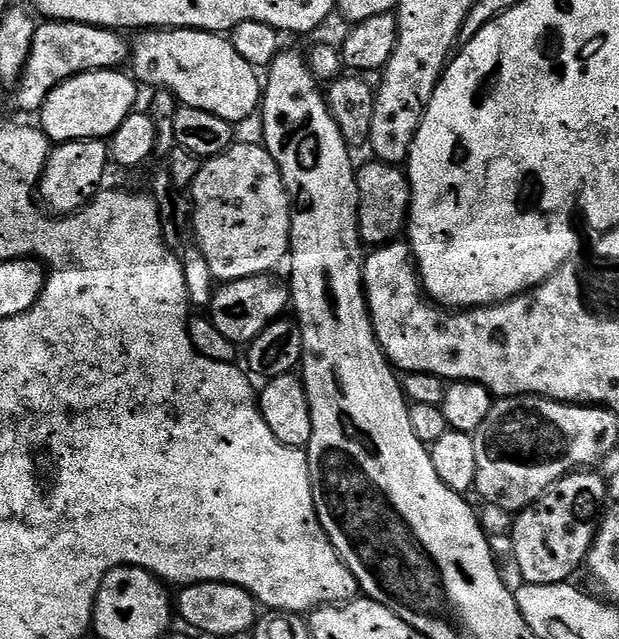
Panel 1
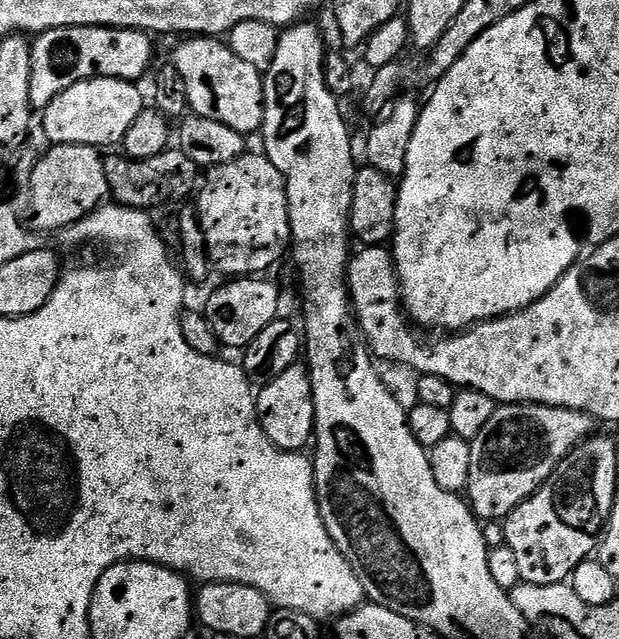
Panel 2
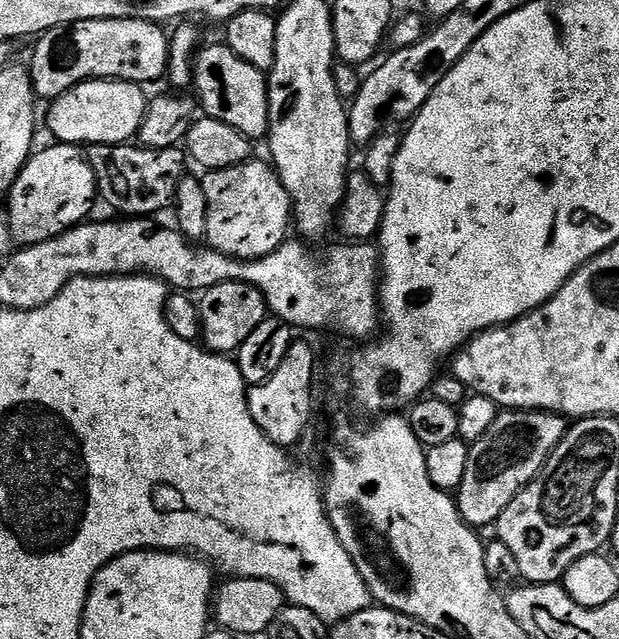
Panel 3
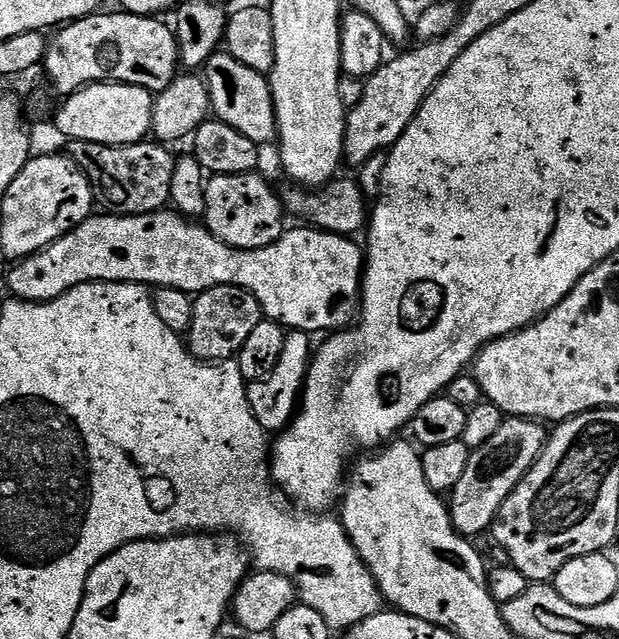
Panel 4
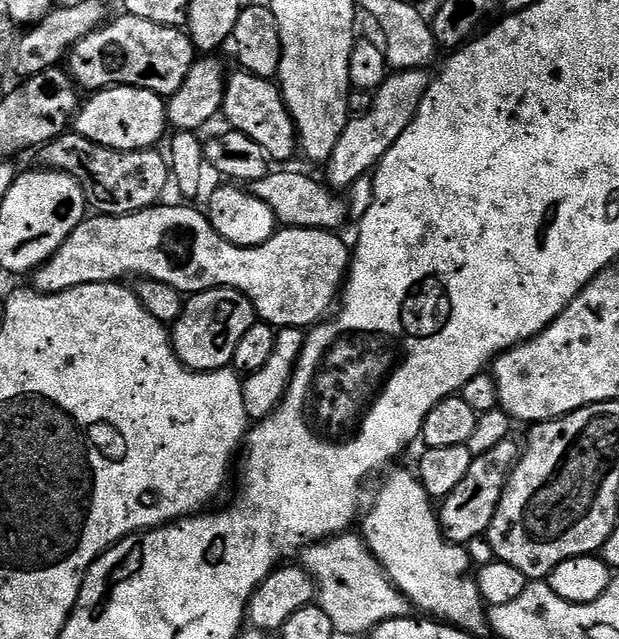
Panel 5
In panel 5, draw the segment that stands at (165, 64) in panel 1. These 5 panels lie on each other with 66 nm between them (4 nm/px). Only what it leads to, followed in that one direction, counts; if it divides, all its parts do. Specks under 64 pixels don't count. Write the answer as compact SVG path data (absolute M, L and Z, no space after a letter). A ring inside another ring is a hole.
M236 70L227 77L224 86L223 119L228 119L233 129L258 142L262 150L266 150L273 161L288 160L297 155L296 123L284 104L280 89L272 80L264 80L260 76L252 76L249 72Z

